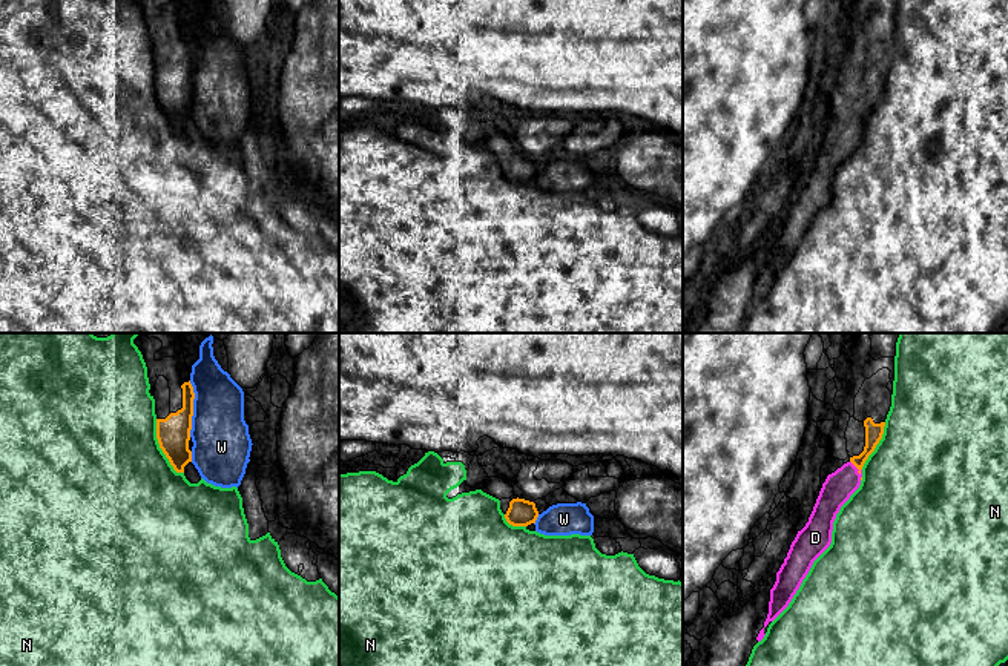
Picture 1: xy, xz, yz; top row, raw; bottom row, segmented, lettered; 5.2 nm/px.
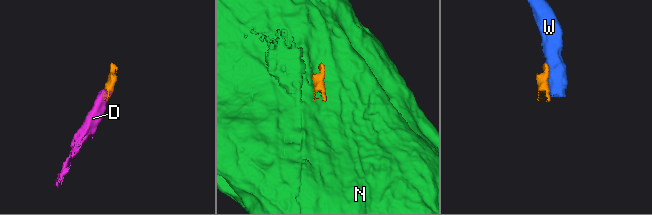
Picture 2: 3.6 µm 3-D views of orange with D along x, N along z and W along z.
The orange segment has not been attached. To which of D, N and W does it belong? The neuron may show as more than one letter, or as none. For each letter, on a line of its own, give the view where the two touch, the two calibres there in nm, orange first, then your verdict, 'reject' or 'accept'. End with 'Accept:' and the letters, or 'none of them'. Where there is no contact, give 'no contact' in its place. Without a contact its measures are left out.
D: yz | 100/160 nm | accept
N: xy | 180/500 nm | reject
W: xy | 180/300 nm | reject
Accept: D

